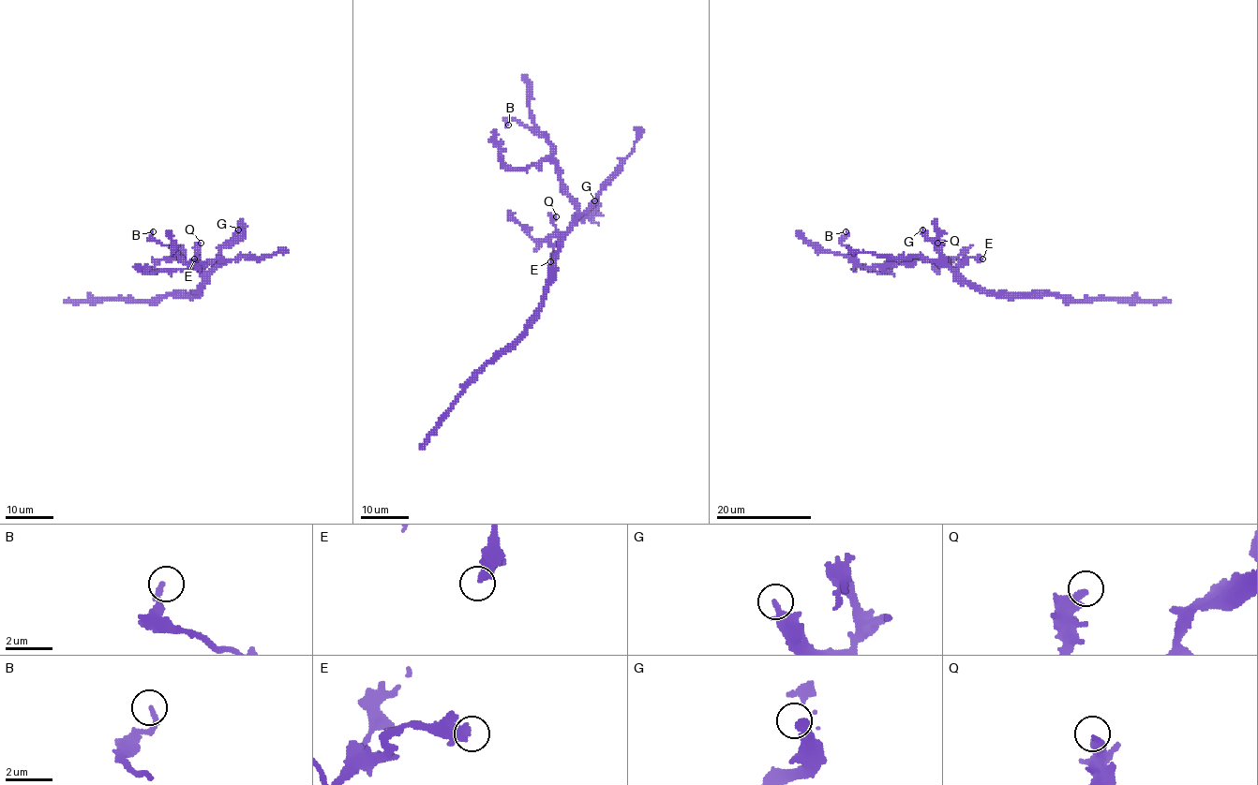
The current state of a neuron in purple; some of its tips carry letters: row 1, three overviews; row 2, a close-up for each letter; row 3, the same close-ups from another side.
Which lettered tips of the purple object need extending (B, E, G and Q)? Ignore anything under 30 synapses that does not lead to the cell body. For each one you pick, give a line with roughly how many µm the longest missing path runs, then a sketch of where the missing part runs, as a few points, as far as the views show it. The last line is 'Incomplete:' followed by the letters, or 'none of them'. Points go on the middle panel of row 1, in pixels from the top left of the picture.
G: missing 20 µm; course (594, 200), (590, 193), (601, 188), (608, 180), (599, 173), (603, 174)
Incomplete: G

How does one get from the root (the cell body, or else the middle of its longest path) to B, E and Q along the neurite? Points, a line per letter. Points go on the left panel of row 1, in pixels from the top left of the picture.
B: (196, 292), (222, 261), (214, 260), (191, 266), (171, 248), (155, 241), (152, 237), (153, 231)
E: (196, 292), (202, 284), (204, 275), (196, 265), (198, 258), (194, 259)
Q: (196, 292), (204, 279), (197, 257), (201, 243)

